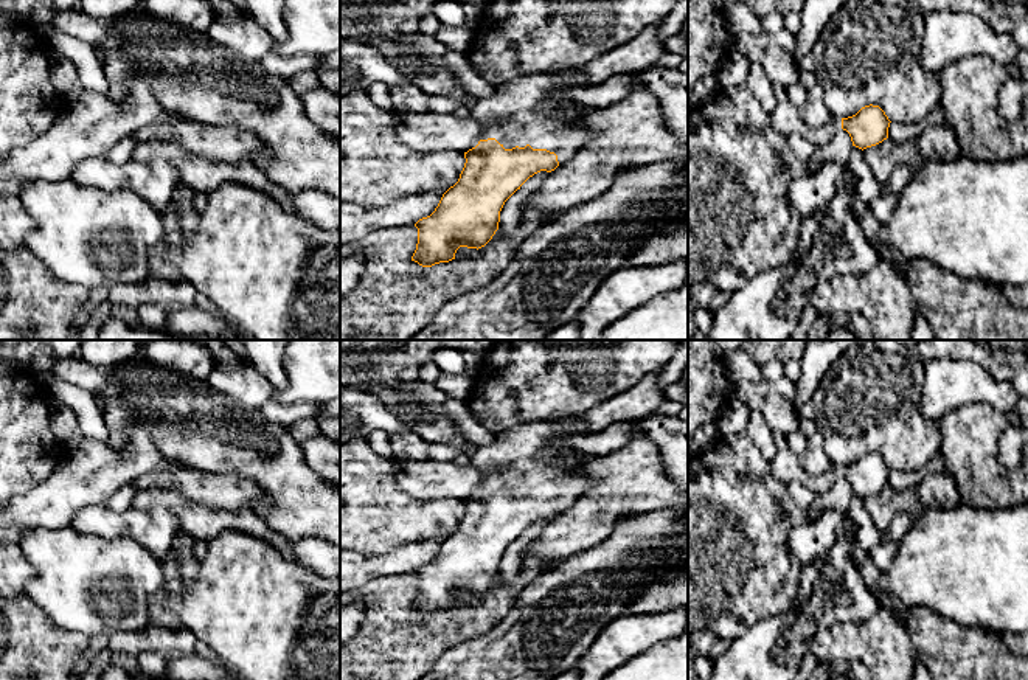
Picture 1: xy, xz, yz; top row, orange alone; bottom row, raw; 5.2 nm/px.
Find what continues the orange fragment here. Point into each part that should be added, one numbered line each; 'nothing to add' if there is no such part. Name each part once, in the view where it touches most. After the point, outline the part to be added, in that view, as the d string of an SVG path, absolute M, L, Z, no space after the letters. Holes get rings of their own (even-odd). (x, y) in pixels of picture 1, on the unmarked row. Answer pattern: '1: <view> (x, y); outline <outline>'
1: xz (511, 464); outline M567 418L562 421L537 421L514 427L506 433L495 435L495 442L491 446L477 447L471 453L472 464L486 474L483 487L495 486L500 492L514 492L525 495L530 492L533 497L547 497L557 503L559 512L571 506L590 486L592 480L582 472L584 463L562 466L559 463L542 464L537 453L542 450L575 450L568 444L556 444L556 438L573 435L592 435L589 424L579 418Z

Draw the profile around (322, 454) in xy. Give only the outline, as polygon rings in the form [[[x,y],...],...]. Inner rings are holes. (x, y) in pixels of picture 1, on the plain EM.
[[[320,435],[300,447],[314,472],[340,486],[340,444]]]

